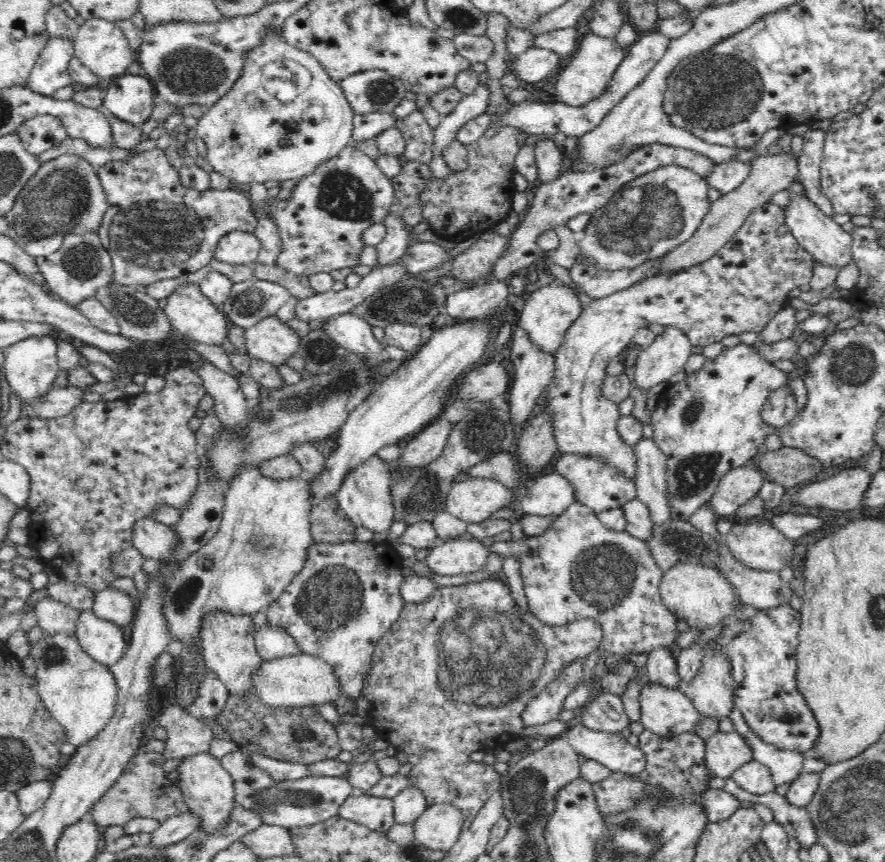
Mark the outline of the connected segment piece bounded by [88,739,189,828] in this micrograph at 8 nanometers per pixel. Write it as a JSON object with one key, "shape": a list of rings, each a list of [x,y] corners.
{"shape":[[[150,739],[140,746],[137,753],[129,761],[122,776],[112,784],[112,788],[102,796],[102,799],[91,809],[88,815],[96,824],[108,826],[124,826],[132,818],[153,818],[160,823],[166,818],[186,814],[189,811],[185,804],[178,781],[170,780],[164,771],[164,746],[166,741]]]}

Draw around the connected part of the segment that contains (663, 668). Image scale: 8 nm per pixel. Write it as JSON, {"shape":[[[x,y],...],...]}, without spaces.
{"shape":[[[658,648],[649,654],[647,666],[644,668],[648,682],[660,684],[666,688],[679,689],[681,686],[676,658],[670,648]]]}

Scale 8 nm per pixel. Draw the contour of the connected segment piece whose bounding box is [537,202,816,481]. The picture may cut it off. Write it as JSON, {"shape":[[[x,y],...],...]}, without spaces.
{"shape":[[[770,202],[755,209],[747,217],[744,225],[736,230],[731,240],[709,260],[676,272],[672,276],[654,274],[640,280],[620,292],[584,305],[581,316],[566,332],[564,344],[554,352],[554,378],[546,392],[538,398],[538,410],[546,411],[554,417],[554,437],[557,450],[561,454],[580,454],[582,457],[602,459],[612,465],[626,478],[636,480],[638,472],[634,447],[626,444],[618,433],[620,410],[618,403],[604,398],[601,393],[602,381],[606,378],[606,366],[615,356],[622,358],[628,344],[633,341],[636,330],[660,324],[680,329],[693,346],[708,346],[720,342],[724,336],[739,335],[742,332],[760,332],[782,308],[787,307],[788,292],[811,281],[814,270],[814,257],[796,241],[786,225],[785,212]]]}

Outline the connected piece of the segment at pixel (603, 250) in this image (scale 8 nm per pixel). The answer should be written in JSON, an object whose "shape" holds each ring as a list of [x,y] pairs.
{"shape":[[[675,164],[654,169],[643,176],[624,184],[603,208],[592,213],[592,220],[578,237],[578,257],[594,263],[600,270],[620,270],[620,268],[638,268],[640,264],[662,259],[676,248],[682,247],[709,214],[712,202],[708,200],[709,185],[705,178]]]}

